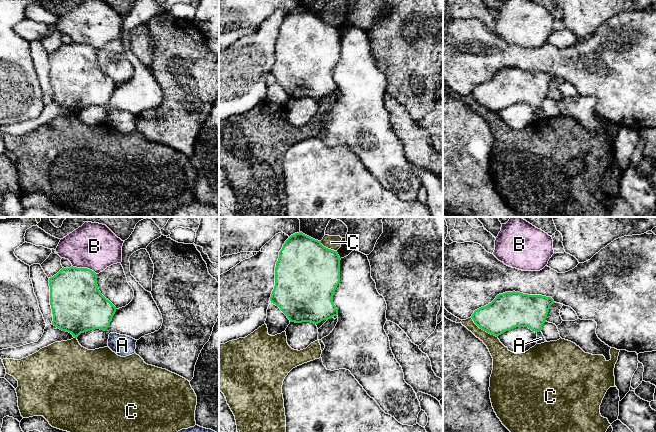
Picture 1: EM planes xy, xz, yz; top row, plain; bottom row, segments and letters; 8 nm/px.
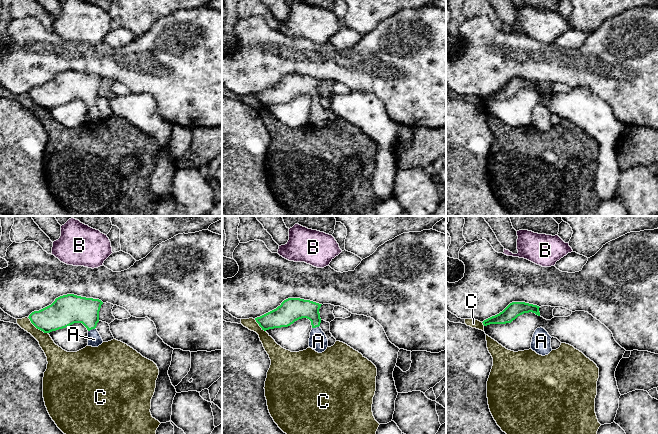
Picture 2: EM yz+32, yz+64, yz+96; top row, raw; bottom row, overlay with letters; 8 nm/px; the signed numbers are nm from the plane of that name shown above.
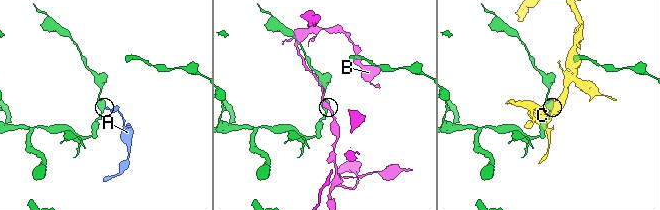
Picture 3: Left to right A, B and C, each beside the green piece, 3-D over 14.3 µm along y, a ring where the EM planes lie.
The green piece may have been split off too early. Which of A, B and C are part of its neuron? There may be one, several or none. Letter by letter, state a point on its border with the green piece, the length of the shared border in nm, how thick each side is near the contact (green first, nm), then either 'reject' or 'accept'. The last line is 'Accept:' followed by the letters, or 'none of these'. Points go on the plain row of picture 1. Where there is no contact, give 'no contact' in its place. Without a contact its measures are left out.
A: meets green in yz at (538, 107); contact 40 nm long; 280 nm thick on the green side, 60 nm on the other; accept
B: meets green in xy at (84, 44); contact 220 nm long; 400 nm thick on the green side, 360 nm on the other; reject
C: meets green in yz at (483, 105); contact 280 nm long; 300 nm thick on the green side, 140 nm on the other; reject
Accept: A

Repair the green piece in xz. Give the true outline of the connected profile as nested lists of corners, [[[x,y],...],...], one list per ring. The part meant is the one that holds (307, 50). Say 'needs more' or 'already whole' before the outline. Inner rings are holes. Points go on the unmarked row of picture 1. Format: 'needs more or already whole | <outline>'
already whole | [[[302,8],[291,11],[283,20],[275,43],[275,62],[270,77],[280,84],[290,98],[311,98],[318,100],[338,91],[333,79],[333,70],[340,58],[340,33],[337,27],[328,25]]]

